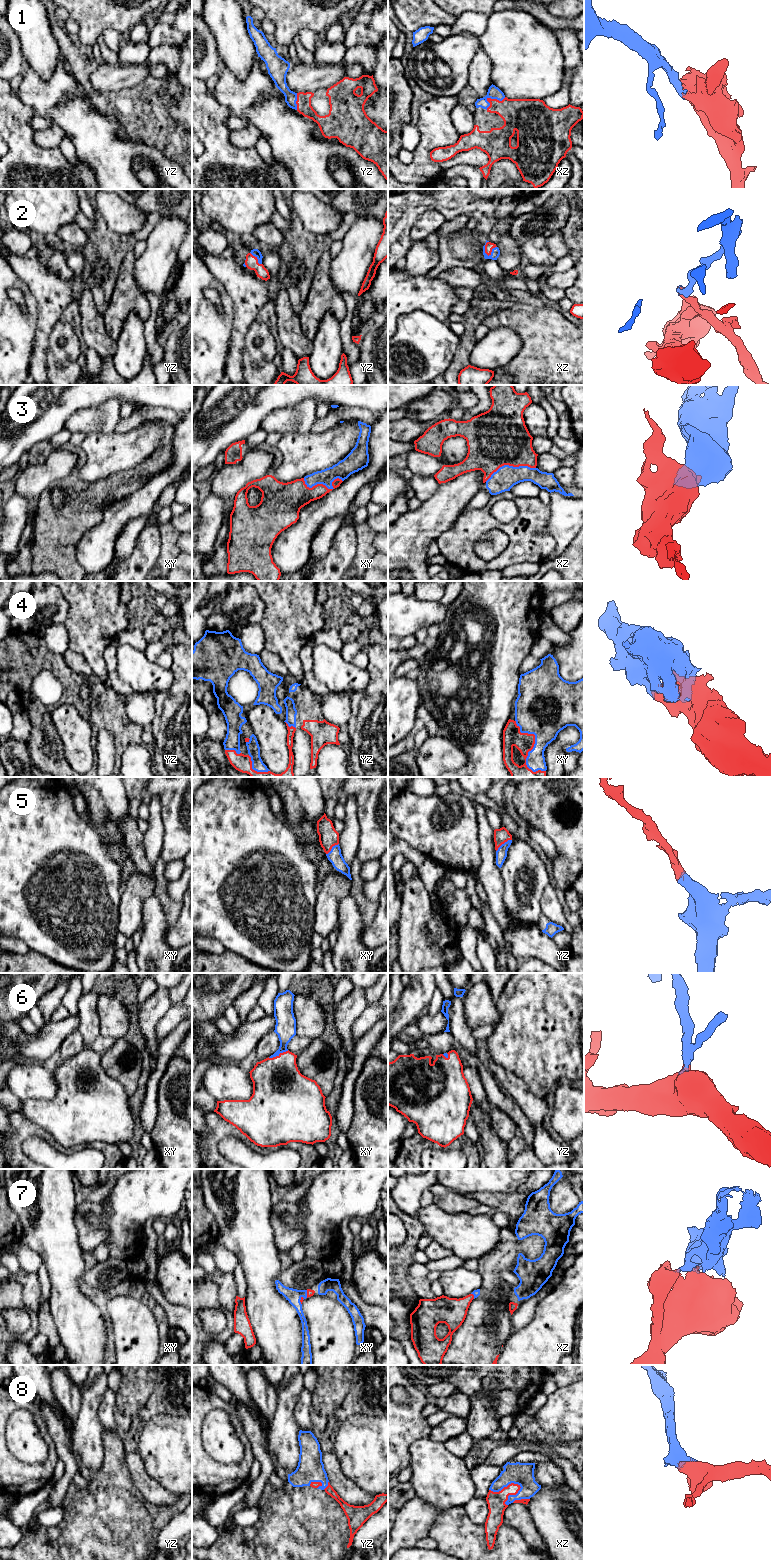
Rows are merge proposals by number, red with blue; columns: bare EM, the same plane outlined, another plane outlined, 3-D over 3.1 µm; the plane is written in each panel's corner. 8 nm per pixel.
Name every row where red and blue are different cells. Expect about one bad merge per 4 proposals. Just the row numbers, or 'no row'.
no row

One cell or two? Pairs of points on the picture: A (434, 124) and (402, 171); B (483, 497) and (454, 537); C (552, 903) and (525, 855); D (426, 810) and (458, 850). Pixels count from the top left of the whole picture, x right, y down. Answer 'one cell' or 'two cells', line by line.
A: one cell
B: two cells
C: two cells
D: one cell

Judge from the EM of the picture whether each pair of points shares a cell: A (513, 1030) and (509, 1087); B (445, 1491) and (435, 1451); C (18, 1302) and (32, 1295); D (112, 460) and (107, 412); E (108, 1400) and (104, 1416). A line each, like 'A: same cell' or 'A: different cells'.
A: different cells
B: same cell
C: different cells
D: different cells
E: same cell

